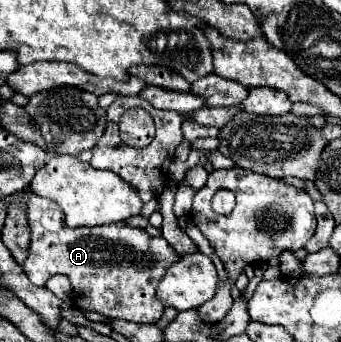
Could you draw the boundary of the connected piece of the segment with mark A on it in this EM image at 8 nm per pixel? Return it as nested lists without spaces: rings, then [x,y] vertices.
[[[17,193],[27,197],[27,213],[29,213],[29,227],[31,231],[28,257],[22,268],[29,281],[37,287],[45,285],[49,277],[61,273],[67,275],[71,281],[71,289],[81,295],[81,299],[87,299],[87,305],[81,305],[87,311],[101,313],[109,319],[125,319],[133,323],[157,323],[165,311],[165,303],[157,297],[157,285],[161,277],[165,277],[167,269],[181,259],[181,255],[163,239],[163,237],[151,237],[145,229],[137,229],[121,223],[111,225],[99,225],[99,227],[67,227],[63,219],[63,211],[57,207],[57,203],[39,197],[35,193]]]

